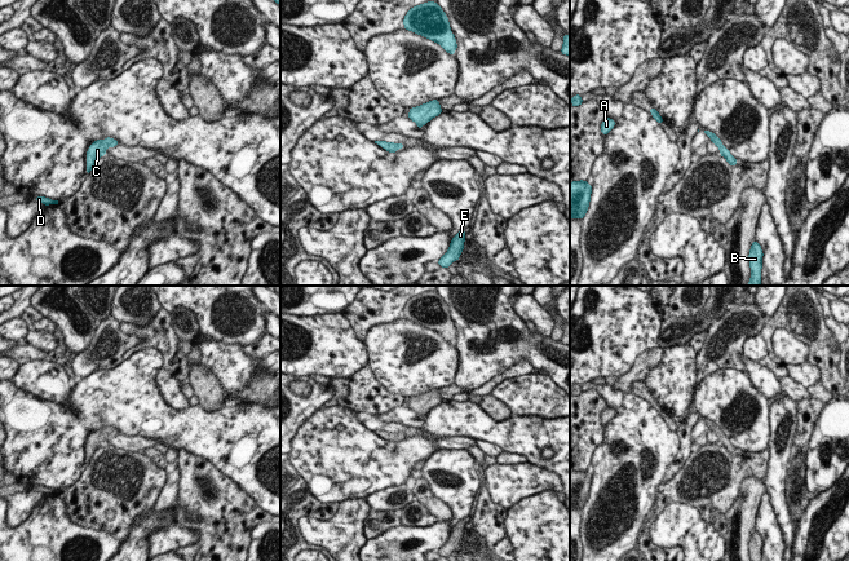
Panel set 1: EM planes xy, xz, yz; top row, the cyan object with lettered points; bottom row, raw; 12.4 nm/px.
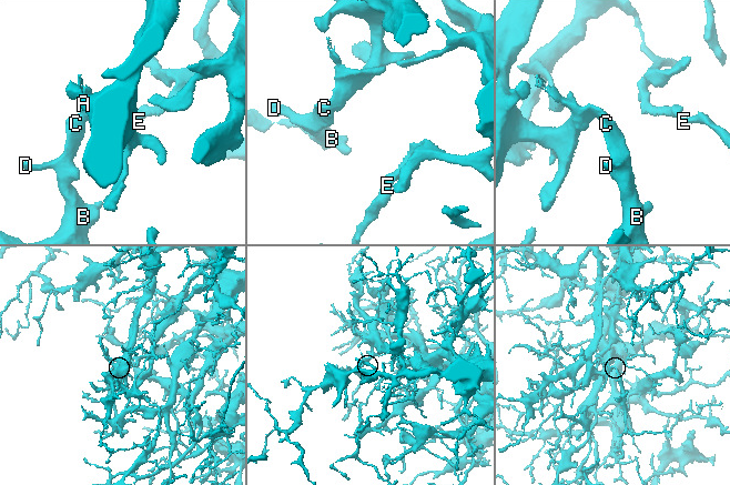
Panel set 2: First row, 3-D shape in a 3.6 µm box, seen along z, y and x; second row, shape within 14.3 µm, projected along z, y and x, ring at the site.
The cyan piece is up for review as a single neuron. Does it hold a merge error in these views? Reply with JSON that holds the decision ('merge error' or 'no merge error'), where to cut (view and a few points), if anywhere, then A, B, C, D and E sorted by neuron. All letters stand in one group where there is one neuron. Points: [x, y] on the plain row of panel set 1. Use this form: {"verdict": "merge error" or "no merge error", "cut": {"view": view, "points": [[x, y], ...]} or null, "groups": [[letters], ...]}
{"verdict": "no merge error", "cut": null, "groups": [["A", "B", "C", "D", "E"]]}

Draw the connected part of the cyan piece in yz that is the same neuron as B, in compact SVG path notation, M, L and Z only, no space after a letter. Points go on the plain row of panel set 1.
M756 530L752 531L751 539L748 543L748 552L749 552L751 561L762 560L762 547L764 547L764 542L760 533L757 533Z

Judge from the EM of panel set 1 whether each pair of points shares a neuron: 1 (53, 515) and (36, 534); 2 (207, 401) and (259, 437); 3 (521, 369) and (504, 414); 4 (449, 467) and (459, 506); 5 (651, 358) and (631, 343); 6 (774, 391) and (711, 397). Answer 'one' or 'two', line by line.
1: one
2: two
3: two
4: one
5: two
6: two

